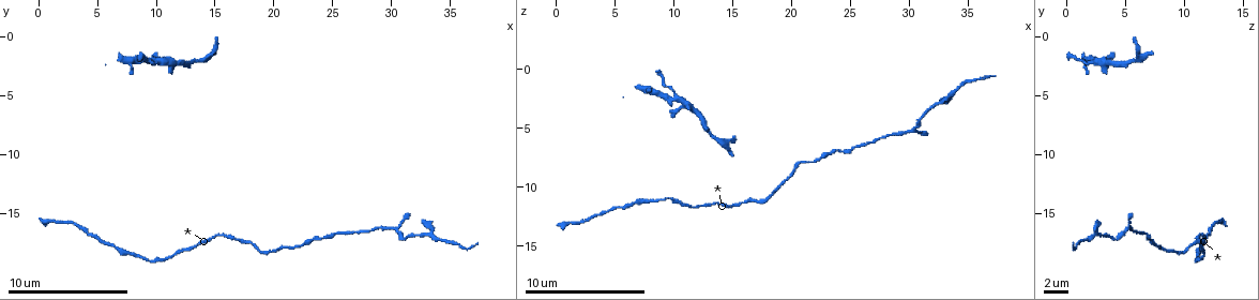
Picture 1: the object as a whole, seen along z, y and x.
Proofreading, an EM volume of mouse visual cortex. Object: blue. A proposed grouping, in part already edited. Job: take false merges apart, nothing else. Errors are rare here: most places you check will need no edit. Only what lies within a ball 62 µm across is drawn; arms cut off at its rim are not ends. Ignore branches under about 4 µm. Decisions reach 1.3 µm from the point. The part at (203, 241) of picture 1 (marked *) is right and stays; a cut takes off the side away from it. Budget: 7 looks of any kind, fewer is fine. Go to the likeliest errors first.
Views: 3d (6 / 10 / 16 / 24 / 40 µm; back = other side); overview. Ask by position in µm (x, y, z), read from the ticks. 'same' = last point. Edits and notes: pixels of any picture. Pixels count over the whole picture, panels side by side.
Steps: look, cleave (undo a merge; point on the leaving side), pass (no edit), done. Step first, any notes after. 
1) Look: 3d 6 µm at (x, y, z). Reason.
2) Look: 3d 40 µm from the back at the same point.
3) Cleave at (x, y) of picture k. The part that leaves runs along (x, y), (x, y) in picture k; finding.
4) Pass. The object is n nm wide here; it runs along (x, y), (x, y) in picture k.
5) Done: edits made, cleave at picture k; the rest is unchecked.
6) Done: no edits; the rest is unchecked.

Look: 3d 16 µm at (29.2, 16.4, 5.6). Thick turns thin.

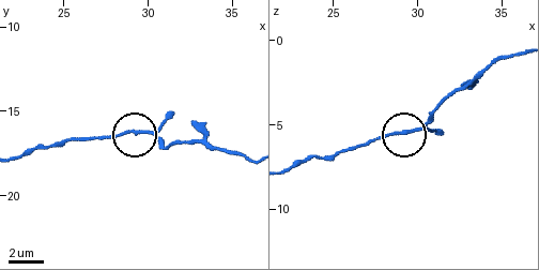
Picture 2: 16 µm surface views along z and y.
Pass. It runs along (287, 170), (420, 128), (445, 100) in picture 2; continuous, no second neuron.

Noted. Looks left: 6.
Look: 3d 10 µm at (14.4, 2.0, 6.4). Narrows sharply.

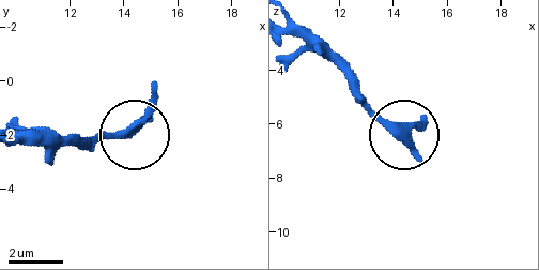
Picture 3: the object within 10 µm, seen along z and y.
Pass. 3 arms meet here; one neuron here.

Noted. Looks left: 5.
Look: 3d 10 µm at (24.2, 17.0, 7.0).

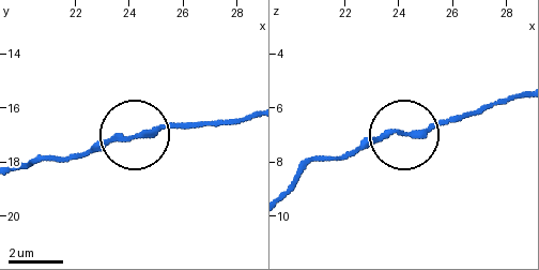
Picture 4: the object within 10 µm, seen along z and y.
Look: 3d 6 µm at (24.1, 17.1, 6.9). Closer look.

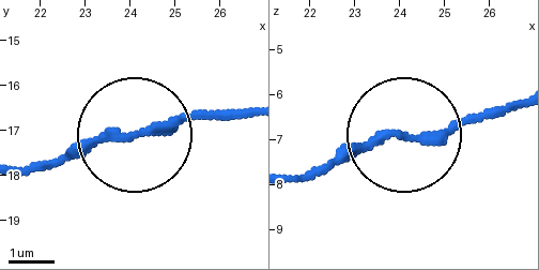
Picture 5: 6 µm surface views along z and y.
Pass. It runs along (17, 171), (202, 114), (248, 114) in picture 5; all the same neuron.

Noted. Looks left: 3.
Look: 3d 10 µm at (15.4, 16.8, 11.6).

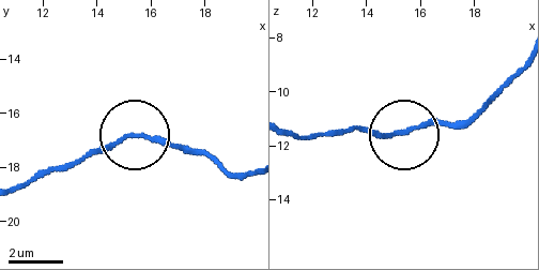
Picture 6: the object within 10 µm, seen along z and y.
Pass. The side arm is 25 µm long; all the same neuron.

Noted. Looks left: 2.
Done: no edits; the rest is unchecked.

